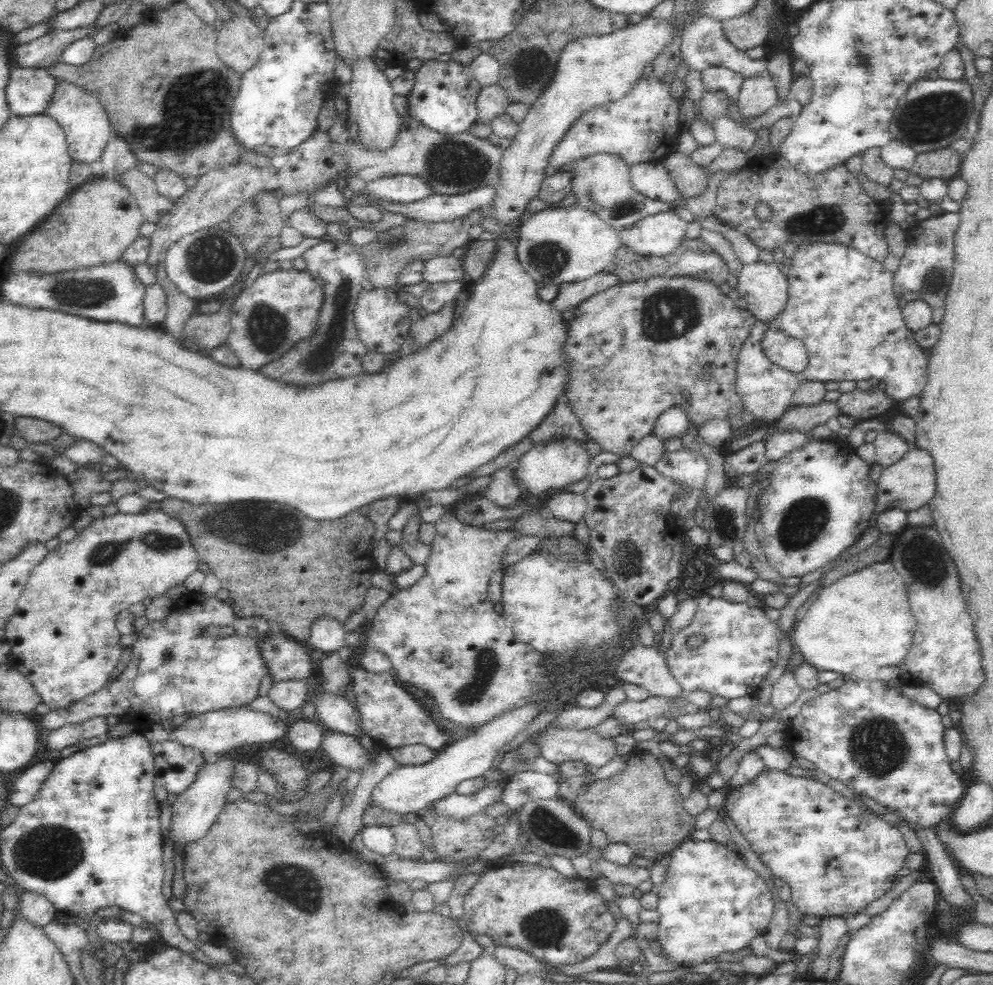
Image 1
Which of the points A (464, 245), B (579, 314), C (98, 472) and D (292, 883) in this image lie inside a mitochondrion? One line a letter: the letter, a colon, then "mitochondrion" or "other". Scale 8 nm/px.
A: other
B: other
C: other
D: mitochondrion

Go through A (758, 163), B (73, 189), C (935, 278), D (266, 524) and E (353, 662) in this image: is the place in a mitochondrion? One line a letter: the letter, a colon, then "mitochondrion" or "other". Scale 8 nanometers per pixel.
A: other
B: other
C: mitochondrion
D: mitochondrion
E: other

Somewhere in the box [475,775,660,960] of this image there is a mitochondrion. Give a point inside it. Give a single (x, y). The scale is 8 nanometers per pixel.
(548, 825)

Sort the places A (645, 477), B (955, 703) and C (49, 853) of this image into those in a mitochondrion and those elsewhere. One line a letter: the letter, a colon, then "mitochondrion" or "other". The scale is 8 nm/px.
A: other
B: other
C: mitochondrion

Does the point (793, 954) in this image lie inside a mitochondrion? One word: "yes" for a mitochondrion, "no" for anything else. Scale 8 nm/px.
no

